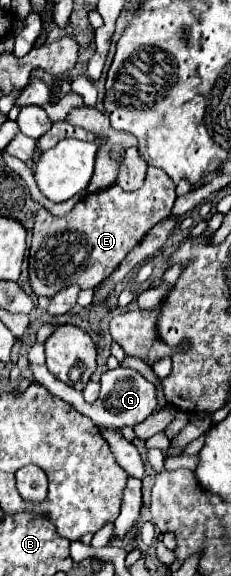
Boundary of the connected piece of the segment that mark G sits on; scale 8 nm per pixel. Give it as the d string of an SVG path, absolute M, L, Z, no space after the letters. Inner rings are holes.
M29 364L31 372L33 372L33 378L37 384L41 384L43 388L47 388L53 396L57 398L63 398L65 402L69 402L71 406L89 416L97 426L105 426L105 428L123 428L123 426L135 426L139 422L143 422L147 416L151 416L155 410L157 410L157 390L155 386L145 380L137 370L133 368L125 368L125 366L119 366L115 370L107 370L103 376L101 376L101 394L99 394L99 400L89 404L82 399L82 392L77 390L71 390L71 386L63 386L63 382L59 382L49 370L47 366L39 366L39 364Z

